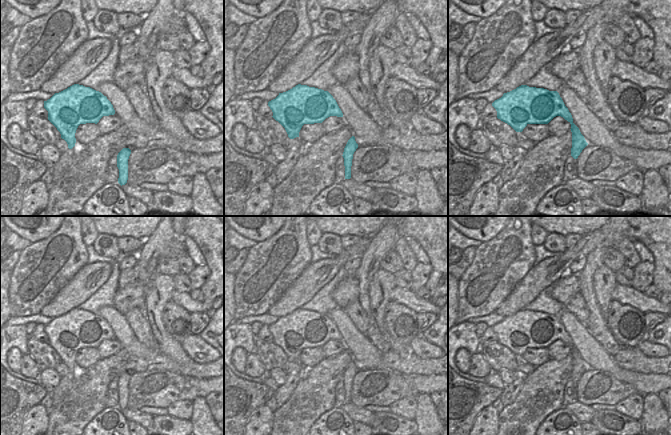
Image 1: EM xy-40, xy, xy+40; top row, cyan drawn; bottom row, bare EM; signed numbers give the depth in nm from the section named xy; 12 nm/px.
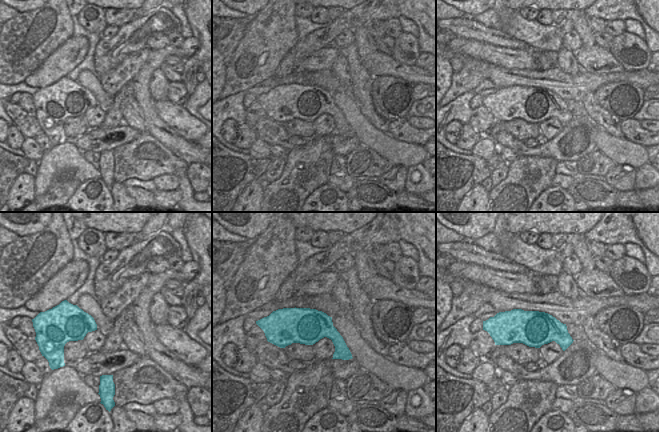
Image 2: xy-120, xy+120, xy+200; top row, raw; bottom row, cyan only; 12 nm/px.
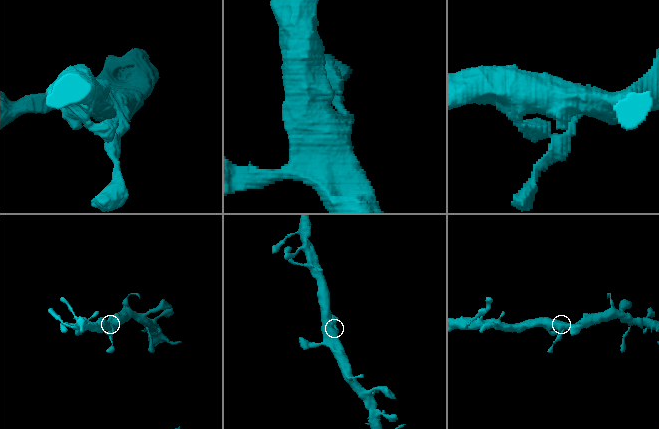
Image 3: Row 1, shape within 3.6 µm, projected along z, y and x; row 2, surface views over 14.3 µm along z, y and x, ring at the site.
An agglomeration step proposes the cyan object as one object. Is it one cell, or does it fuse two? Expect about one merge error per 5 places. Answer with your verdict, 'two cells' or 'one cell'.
one cell

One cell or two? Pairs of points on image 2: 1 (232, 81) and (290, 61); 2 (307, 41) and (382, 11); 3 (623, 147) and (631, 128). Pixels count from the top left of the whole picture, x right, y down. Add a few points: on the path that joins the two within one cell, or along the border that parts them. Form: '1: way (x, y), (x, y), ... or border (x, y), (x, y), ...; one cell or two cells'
1: border (293, 46), (280, 62), (274, 75); two cells
2: way (326, 38), (340, 24), (363, 13); one cell
3: border (624, 137), (646, 148); two cells

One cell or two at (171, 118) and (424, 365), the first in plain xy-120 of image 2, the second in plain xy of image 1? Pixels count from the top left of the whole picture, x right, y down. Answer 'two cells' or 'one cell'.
two cells

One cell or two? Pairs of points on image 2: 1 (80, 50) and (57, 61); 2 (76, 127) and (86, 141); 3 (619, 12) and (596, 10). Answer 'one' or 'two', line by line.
1: one
2: two
3: one

